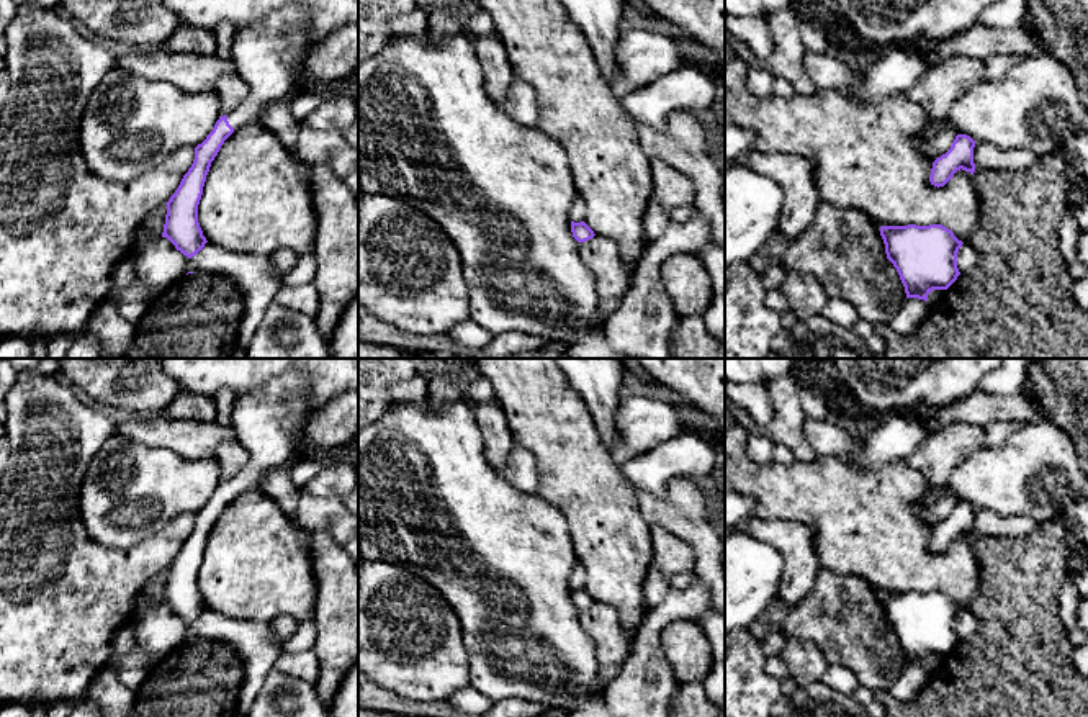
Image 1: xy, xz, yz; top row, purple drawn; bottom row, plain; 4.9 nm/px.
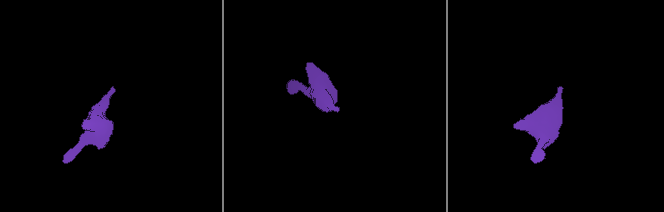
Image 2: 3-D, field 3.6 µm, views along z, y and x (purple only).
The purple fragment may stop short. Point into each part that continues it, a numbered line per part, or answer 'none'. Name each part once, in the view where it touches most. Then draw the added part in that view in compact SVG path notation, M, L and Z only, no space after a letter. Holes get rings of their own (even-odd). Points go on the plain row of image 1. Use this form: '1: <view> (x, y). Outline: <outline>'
1: xy (270, 421). Outline: M288 368L267 385L236 398L231 429L236 440L249 452L249 462L227 481L227 488L234 498L250 488L257 488L267 471L285 467L299 452L301 442L306 439L306 426L319 409L321 404L312 398L308 377L298 368Z

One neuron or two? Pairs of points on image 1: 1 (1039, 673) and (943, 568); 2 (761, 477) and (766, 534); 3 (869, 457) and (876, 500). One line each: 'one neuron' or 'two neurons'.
1: two neurons
2: two neurons
3: two neurons

